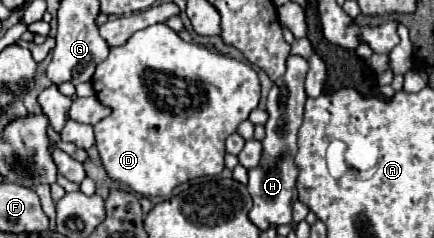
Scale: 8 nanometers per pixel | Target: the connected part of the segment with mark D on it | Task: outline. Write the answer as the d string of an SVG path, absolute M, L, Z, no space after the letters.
M152 24L144 30L138 30L124 46L118 46L118 48L110 48L110 54L108 58L96 66L96 74L92 78L92 84L94 84L94 90L96 90L96 96L102 104L110 106L112 108L112 114L108 118L104 118L102 122L98 122L94 126L94 132L96 132L96 146L98 146L98 152L100 152L100 158L102 158L102 164L106 168L106 174L112 178L112 180L118 180L118 182L124 182L128 184L134 192L146 196L146 198L152 198L152 196L168 196L178 184L184 184L192 178L200 178L200 176L214 176L214 174L220 174L224 170L224 140L236 132L238 124L242 120L248 118L248 114L258 106L258 100L260 100L260 80L258 80L258 74L244 62L238 62L234 58L228 58L228 56L222 56L222 54L216 54L212 50L206 50L202 46L196 46L196 44L190 44L190 42L184 42L178 32L174 32L172 28L168 28L166 24Z

